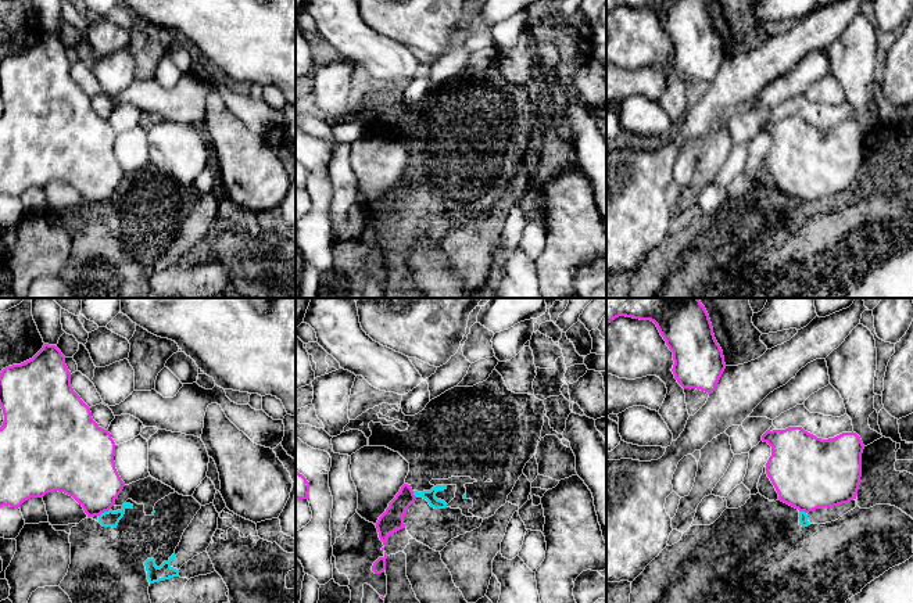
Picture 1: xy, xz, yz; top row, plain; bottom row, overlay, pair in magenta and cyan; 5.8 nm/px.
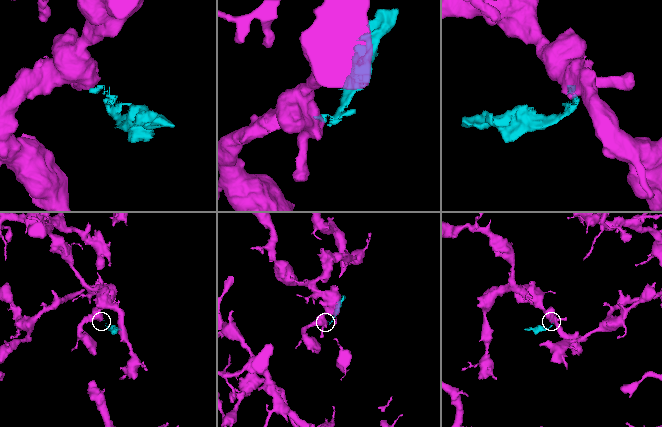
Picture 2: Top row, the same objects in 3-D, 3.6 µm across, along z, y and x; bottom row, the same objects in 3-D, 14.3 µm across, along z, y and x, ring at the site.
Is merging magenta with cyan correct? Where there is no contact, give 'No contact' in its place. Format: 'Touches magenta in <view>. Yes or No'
Touches magenta in xy. No

